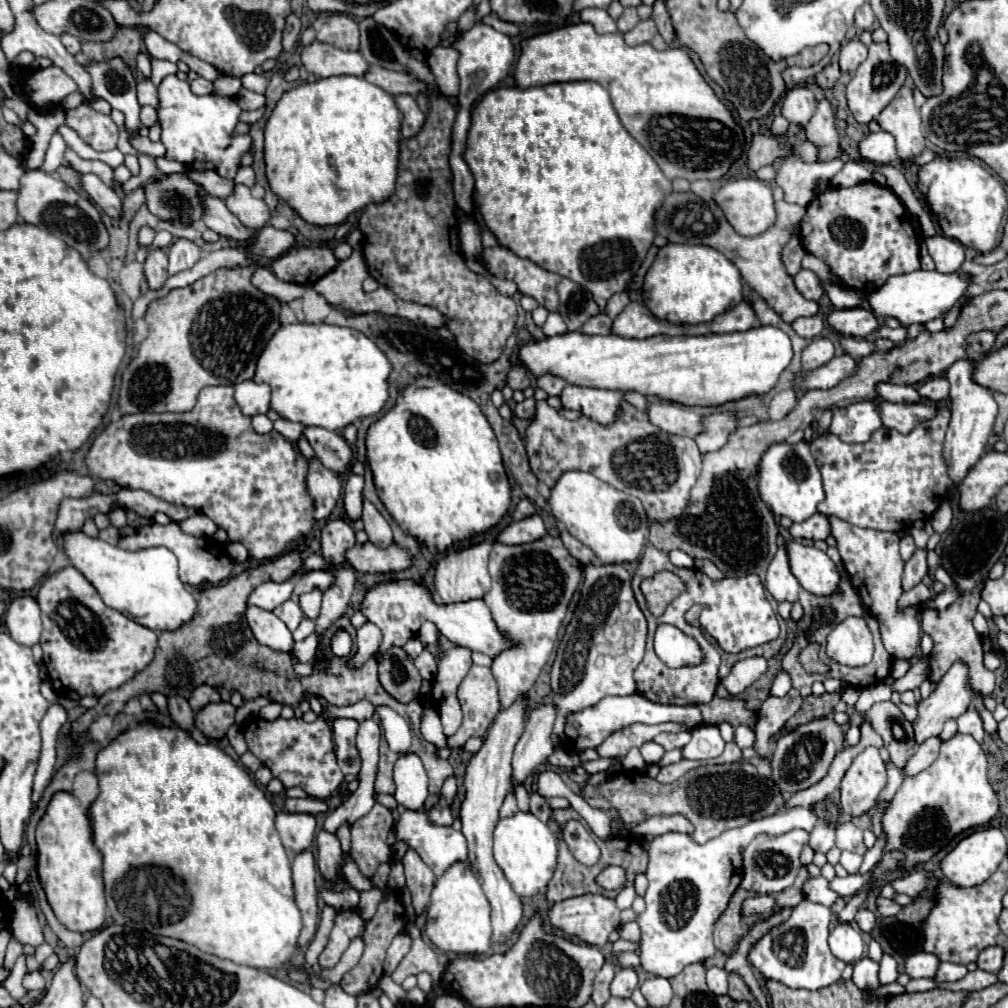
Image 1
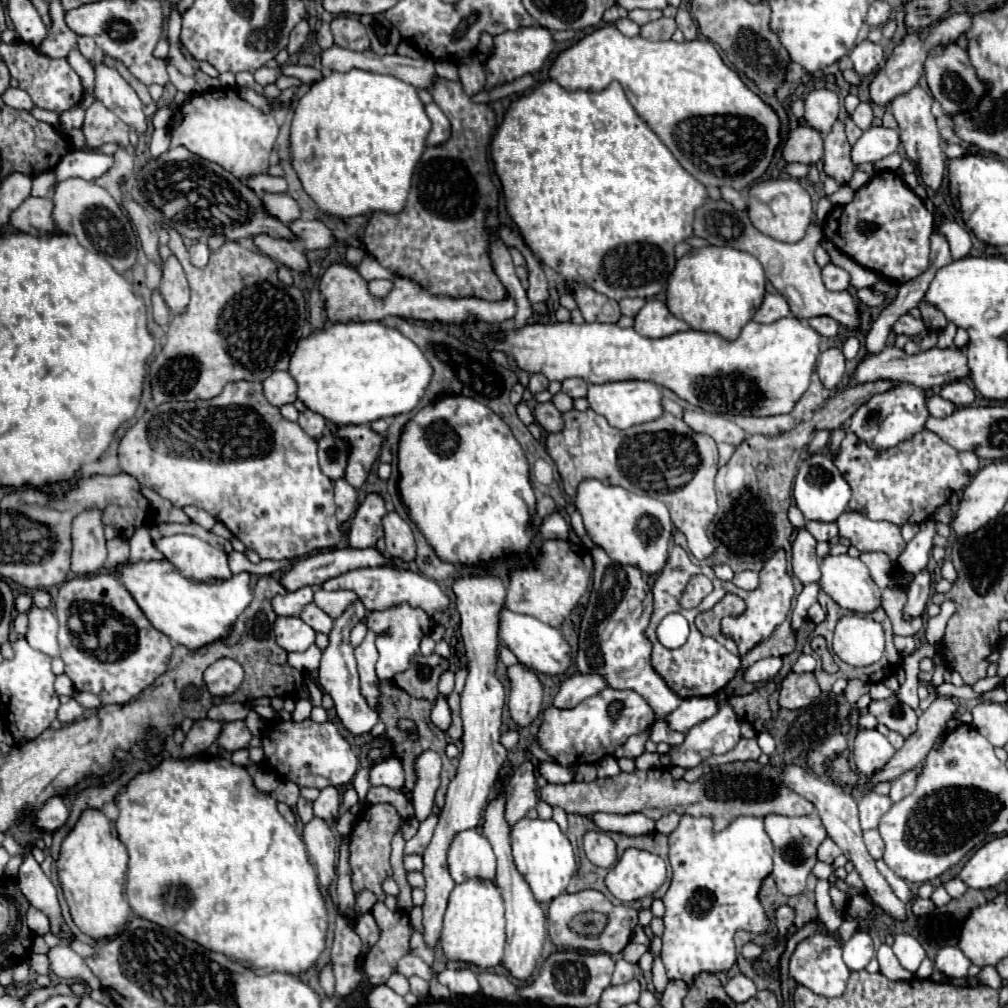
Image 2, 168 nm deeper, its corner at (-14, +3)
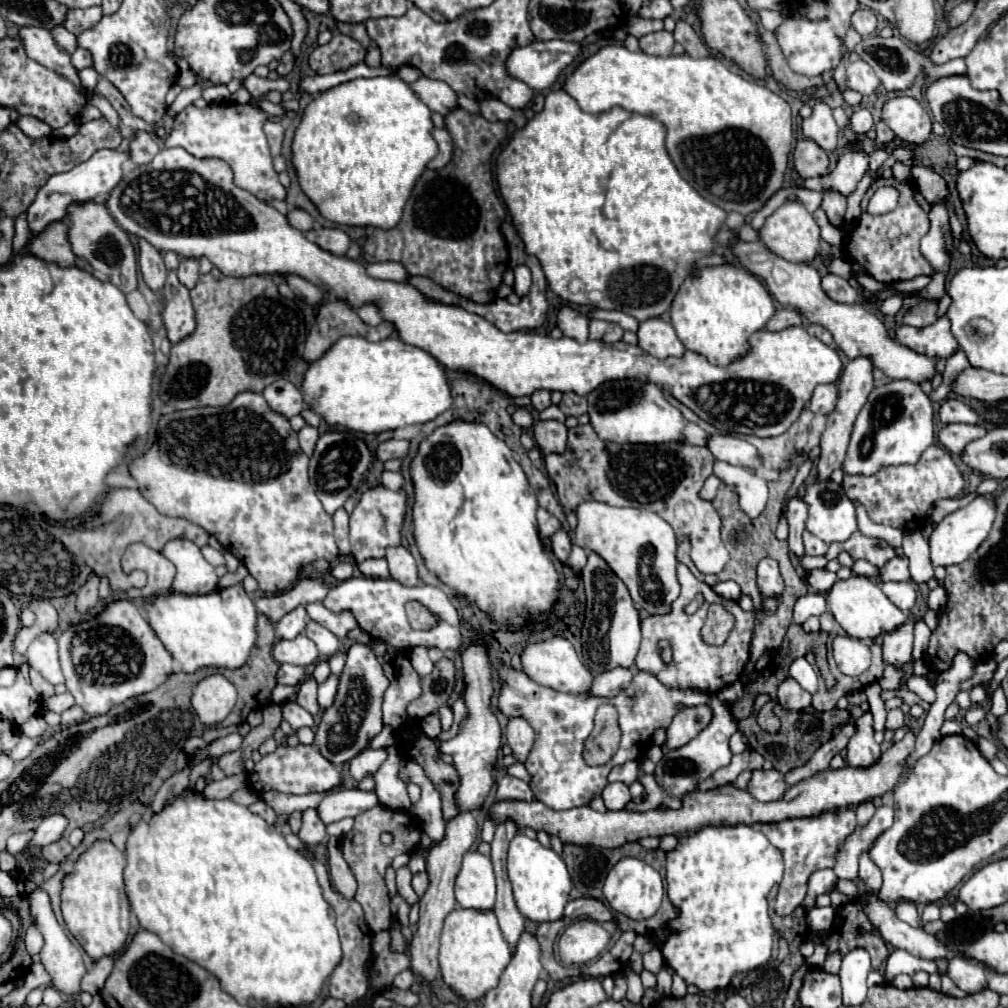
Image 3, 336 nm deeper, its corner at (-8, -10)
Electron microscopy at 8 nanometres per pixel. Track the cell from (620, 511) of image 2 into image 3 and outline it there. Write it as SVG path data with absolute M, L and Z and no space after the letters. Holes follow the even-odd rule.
M586 501L578 505L576 517L578 517L578 527L574 531L576 545L598 553L610 565L610 569L626 583L636 609L644 609L646 613L652 613L652 615L668 613L666 607L680 595L680 585L676 579L676 537L672 527L652 511L630 509L630 507L610 507L598 501Z

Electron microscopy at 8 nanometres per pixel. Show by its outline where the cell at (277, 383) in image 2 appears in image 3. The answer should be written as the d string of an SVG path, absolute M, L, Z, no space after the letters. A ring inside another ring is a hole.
M284 379L268 385L268 389L264 389L262 395L268 401L272 411L276 411L288 419L298 415L306 407L298 387L294 387L290 381L284 381Z

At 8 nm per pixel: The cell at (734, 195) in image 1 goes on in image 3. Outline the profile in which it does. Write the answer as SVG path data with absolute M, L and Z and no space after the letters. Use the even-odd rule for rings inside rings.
M786 201L780 205L770 217L766 217L764 225L758 231L760 241L778 257L792 261L792 263L802 263L802 261L812 261L820 249L820 227L812 219L812 215L806 211L806 207L800 201Z

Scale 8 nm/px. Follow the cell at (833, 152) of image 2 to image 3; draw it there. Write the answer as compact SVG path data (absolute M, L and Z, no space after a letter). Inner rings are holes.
M828 189L822 195L824 195L822 209L826 211L830 223L840 225L844 221L844 213L846 213L846 197L842 193L836 193L834 189Z

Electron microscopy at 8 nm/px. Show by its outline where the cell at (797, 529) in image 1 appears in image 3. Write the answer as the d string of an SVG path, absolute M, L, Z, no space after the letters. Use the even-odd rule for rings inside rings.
M804 533L804 547L806 547L806 555L826 555L828 551L828 543L820 541L818 537L814 537L812 533Z

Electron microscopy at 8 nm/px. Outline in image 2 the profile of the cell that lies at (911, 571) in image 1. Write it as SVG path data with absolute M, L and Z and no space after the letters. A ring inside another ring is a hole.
M924 570L914 576L908 588L908 602L904 606L904 620L912 620L924 614L926 604L930 600L930 574Z

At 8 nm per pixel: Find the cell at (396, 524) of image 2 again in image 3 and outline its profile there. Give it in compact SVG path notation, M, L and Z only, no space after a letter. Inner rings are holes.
M404 545L388 547L386 549L386 561L388 561L388 567L390 567L392 579L400 581L402 585L410 587L410 585L416 585L420 581L418 573L416 573L416 561Z

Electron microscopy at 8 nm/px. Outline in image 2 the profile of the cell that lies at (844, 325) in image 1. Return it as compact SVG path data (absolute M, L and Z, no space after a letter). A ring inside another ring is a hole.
M910 314L904 316L904 320L898 320L898 324L894 324L894 332L896 334L906 334L906 336L918 336L924 338L930 334L928 324L922 318L914 318Z

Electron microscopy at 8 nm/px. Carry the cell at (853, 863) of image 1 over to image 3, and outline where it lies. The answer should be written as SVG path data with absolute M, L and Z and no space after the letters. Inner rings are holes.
M898 901L896 915L898 915L898 919L906 921L908 925L918 927L918 913L916 913L916 905L912 905L912 901Z

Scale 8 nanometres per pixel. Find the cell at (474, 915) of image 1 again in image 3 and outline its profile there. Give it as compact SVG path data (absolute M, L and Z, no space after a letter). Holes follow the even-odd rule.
M456 907L444 921L440 937L440 973L448 987L464 999L484 997L488 989L498 985L498 977L510 961L510 949L500 933L494 911L480 913L476 909Z

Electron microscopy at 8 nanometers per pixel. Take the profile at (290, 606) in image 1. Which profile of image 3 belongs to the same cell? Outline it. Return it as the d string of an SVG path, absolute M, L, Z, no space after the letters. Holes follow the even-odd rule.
M308 621L306 629L304 629L304 635L316 643L322 657L334 655L340 649L340 639L332 631L328 631L320 623L316 623L316 621Z

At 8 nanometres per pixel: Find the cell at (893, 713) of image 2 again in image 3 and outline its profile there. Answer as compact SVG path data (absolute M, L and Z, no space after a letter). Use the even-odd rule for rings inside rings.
M890 709L888 711L888 717L886 717L886 729L890 731L896 731L904 725L904 713L900 709Z

